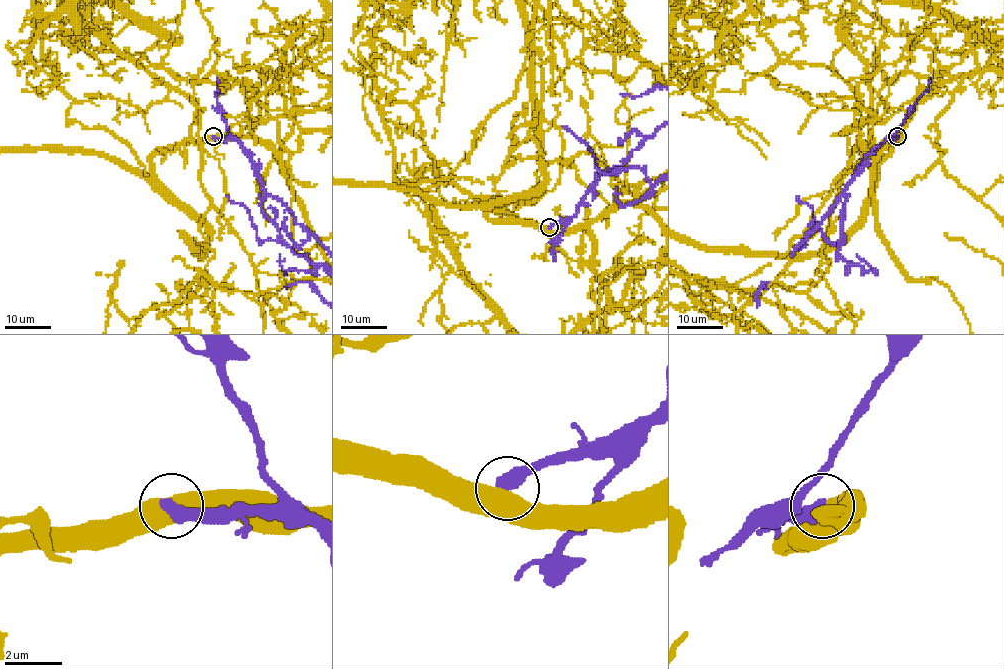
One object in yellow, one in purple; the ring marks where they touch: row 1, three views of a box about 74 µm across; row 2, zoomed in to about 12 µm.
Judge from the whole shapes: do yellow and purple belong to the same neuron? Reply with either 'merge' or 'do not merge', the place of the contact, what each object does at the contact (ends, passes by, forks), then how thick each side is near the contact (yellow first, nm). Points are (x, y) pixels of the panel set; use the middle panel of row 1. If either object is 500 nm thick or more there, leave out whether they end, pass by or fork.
do not merge; at (549, 227); 650 nm thick on the yellow side, 500 nm on the other

